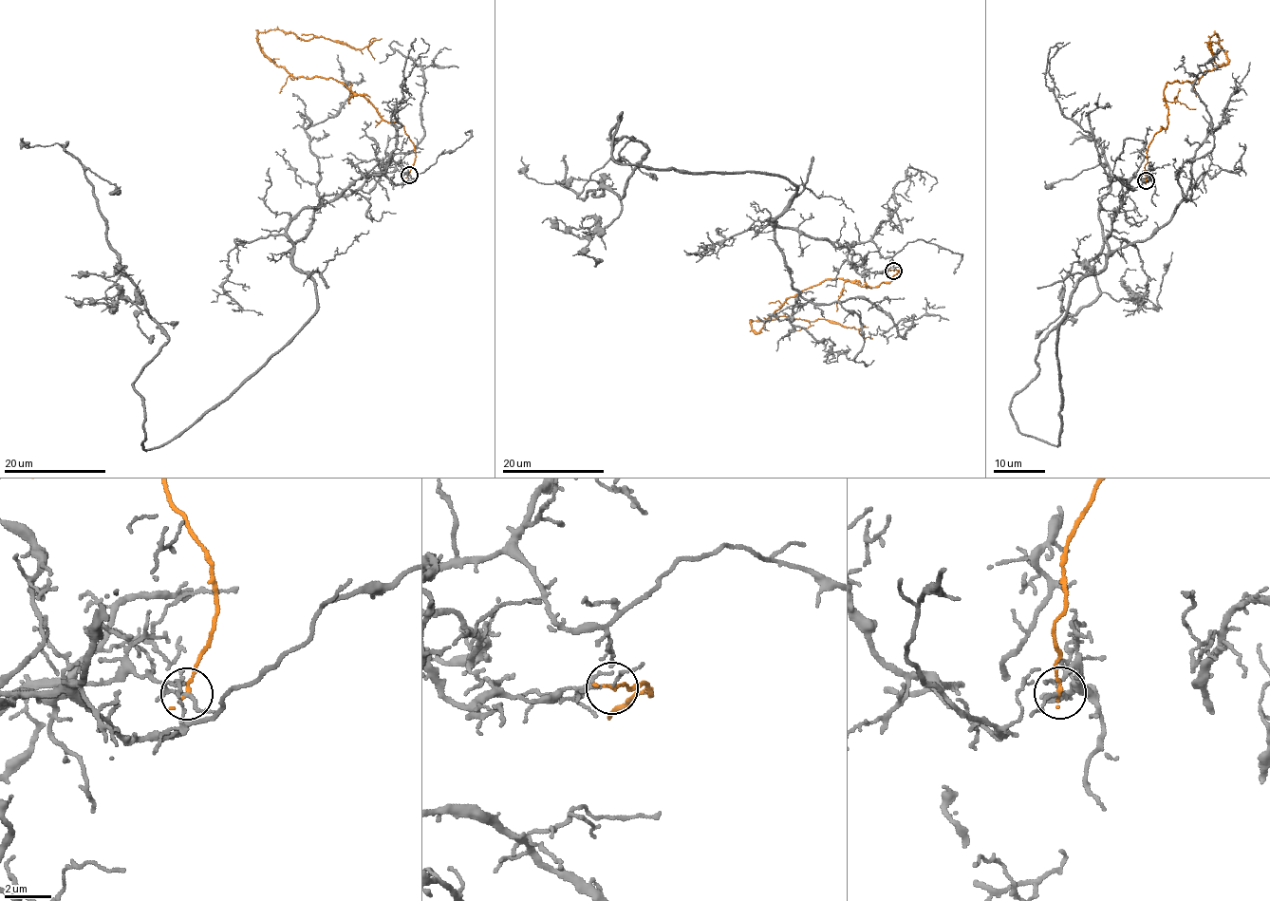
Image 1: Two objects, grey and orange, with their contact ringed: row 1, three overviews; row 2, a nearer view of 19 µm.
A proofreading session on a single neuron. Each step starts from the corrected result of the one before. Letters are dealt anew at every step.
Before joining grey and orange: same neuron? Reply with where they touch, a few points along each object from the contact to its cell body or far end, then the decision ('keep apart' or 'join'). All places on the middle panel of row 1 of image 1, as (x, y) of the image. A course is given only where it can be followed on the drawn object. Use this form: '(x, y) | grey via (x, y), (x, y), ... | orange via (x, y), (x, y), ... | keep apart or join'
(893, 271) | grey via (893, 270), (770, 223), (783, 178), (621, 163), (622, 113), (611, 136), (648, 150), (621, 197), (521, 157) | orange via (893, 270), (902, 272), (873, 287), (827, 278), (790, 296), (761, 328), (750, 322), (829, 319), (872, 339) | keep apart

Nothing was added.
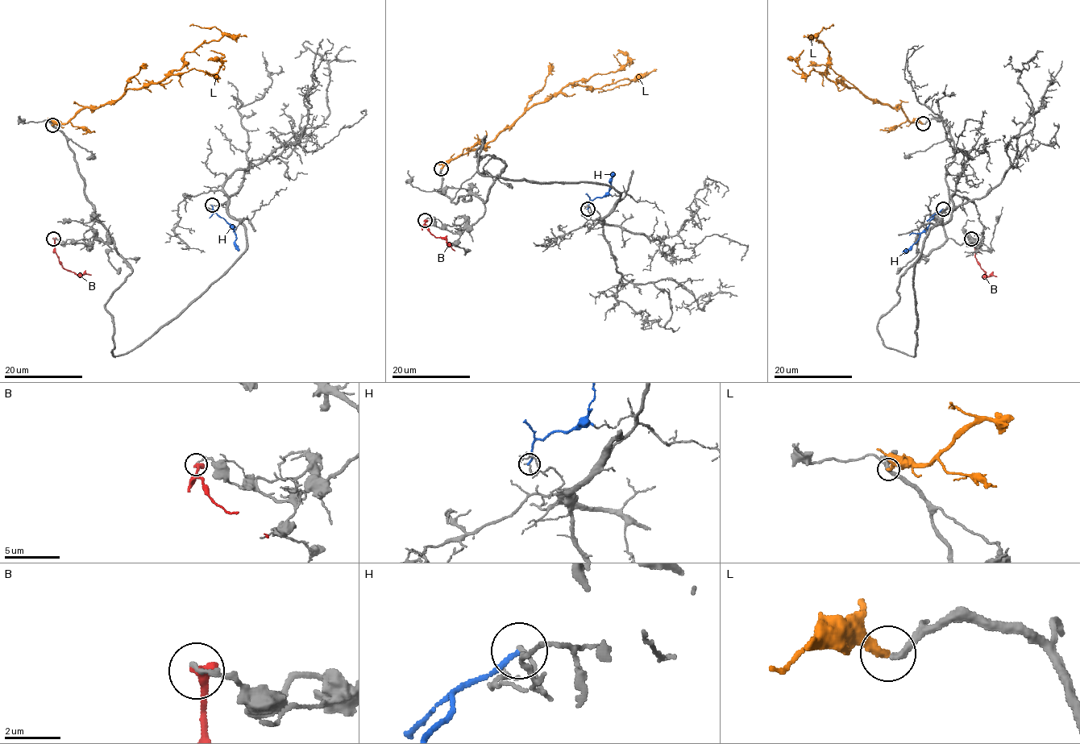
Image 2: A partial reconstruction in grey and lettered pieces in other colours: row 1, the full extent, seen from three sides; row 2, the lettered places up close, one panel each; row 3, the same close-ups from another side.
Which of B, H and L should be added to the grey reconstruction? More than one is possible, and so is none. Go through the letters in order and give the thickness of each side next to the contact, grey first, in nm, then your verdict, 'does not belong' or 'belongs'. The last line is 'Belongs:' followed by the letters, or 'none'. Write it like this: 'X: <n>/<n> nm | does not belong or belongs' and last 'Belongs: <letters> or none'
B: 180/440 nm | does not belong
H: 160/170 nm | does not belong
L: 320/320 nm | belongs
Belongs: L

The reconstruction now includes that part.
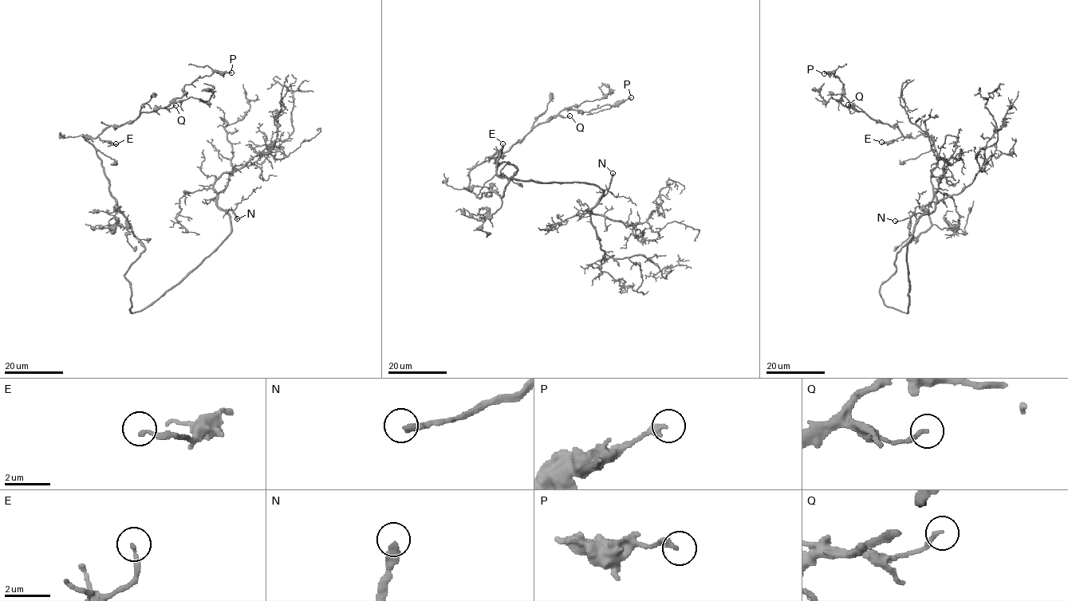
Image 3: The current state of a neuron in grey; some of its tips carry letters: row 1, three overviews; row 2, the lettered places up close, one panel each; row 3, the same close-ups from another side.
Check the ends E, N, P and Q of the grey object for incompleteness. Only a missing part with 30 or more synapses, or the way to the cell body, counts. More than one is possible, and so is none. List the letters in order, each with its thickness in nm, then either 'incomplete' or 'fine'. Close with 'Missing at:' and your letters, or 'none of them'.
E: 180 nm | fine
N: 320 nm | incomplete
P: 280 nm | fine
Q: 170 nm | fine
Missing at: N

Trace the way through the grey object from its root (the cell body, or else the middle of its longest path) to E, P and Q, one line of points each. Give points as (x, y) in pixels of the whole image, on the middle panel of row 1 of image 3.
E: (502, 148), (496, 161), (517, 170), (502, 197), (490, 189), (478, 198), (467, 188), (470, 171), (502, 143)
P: (502, 148), (496, 161), (517, 170), (502, 197), (478, 198), (470, 171), (539, 124), (631, 97)
Q: (502, 148), (496, 161), (517, 170), (502, 197), (490, 189), (478, 198), (467, 188), (473, 168), (569, 115)

